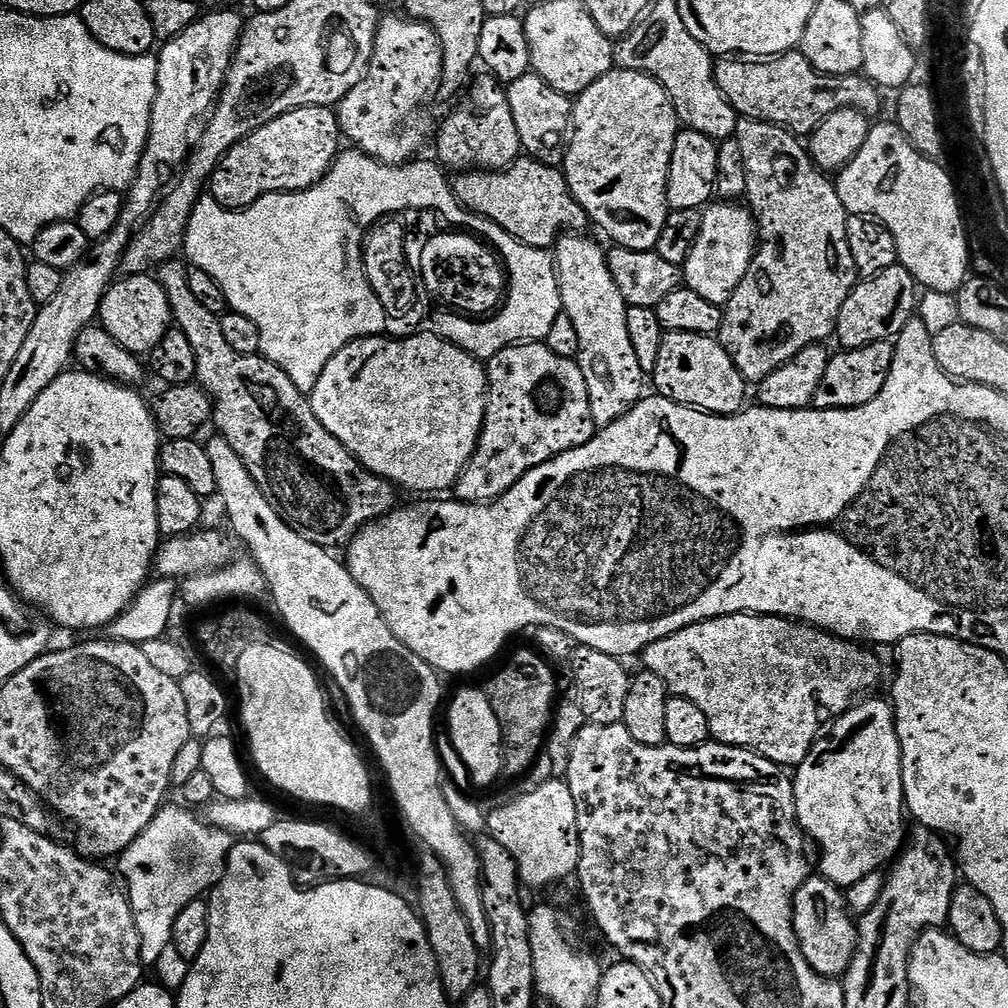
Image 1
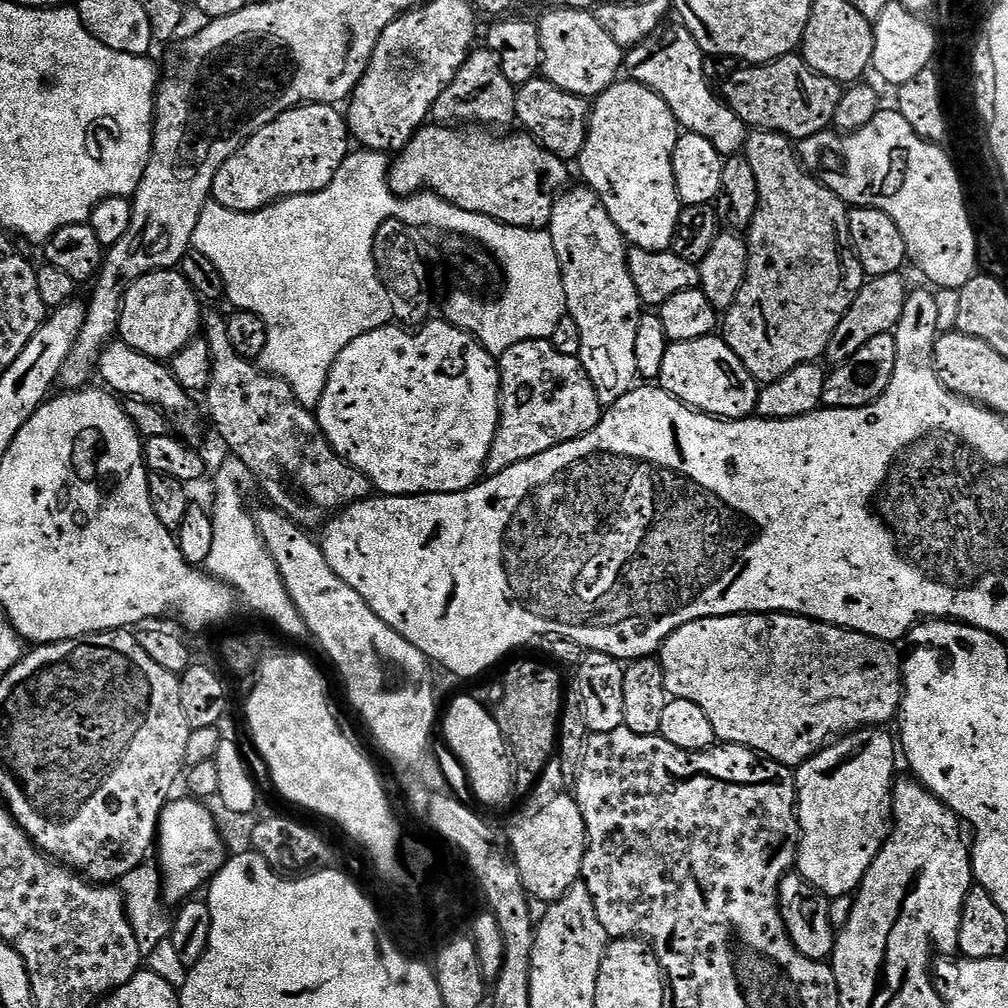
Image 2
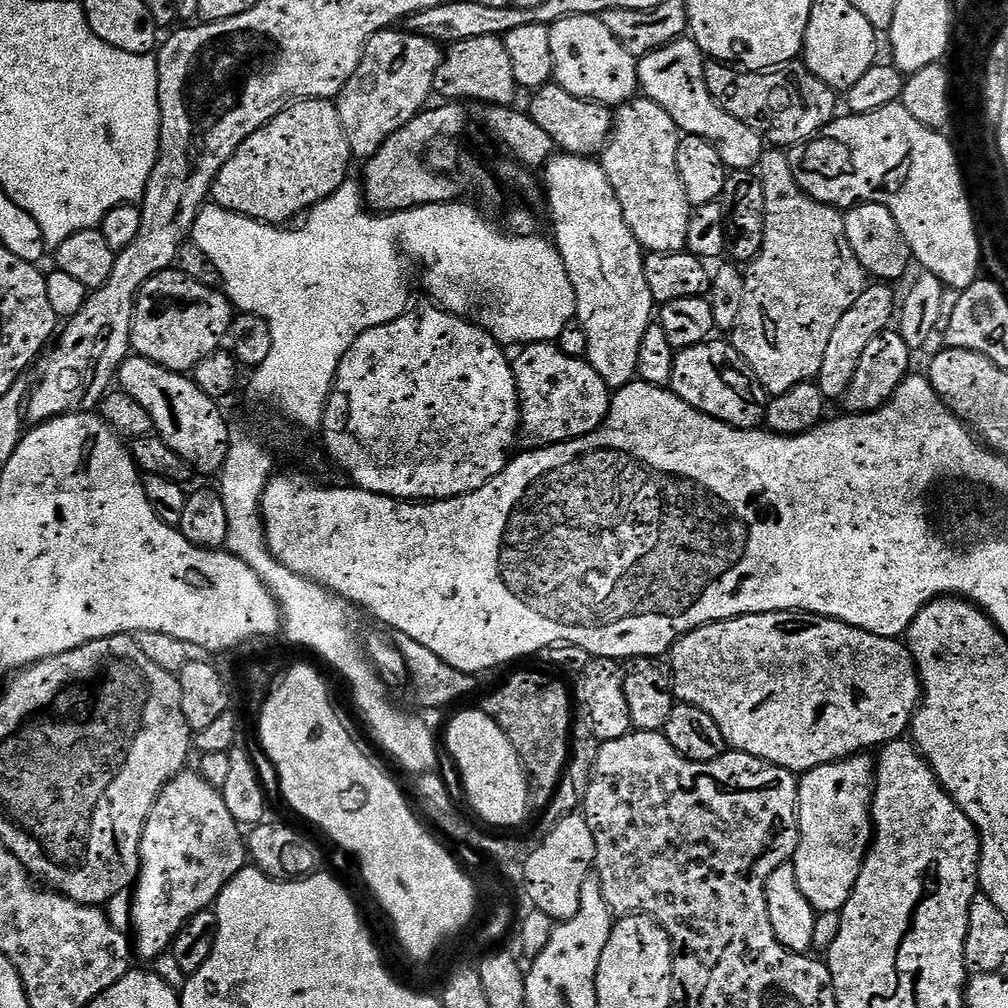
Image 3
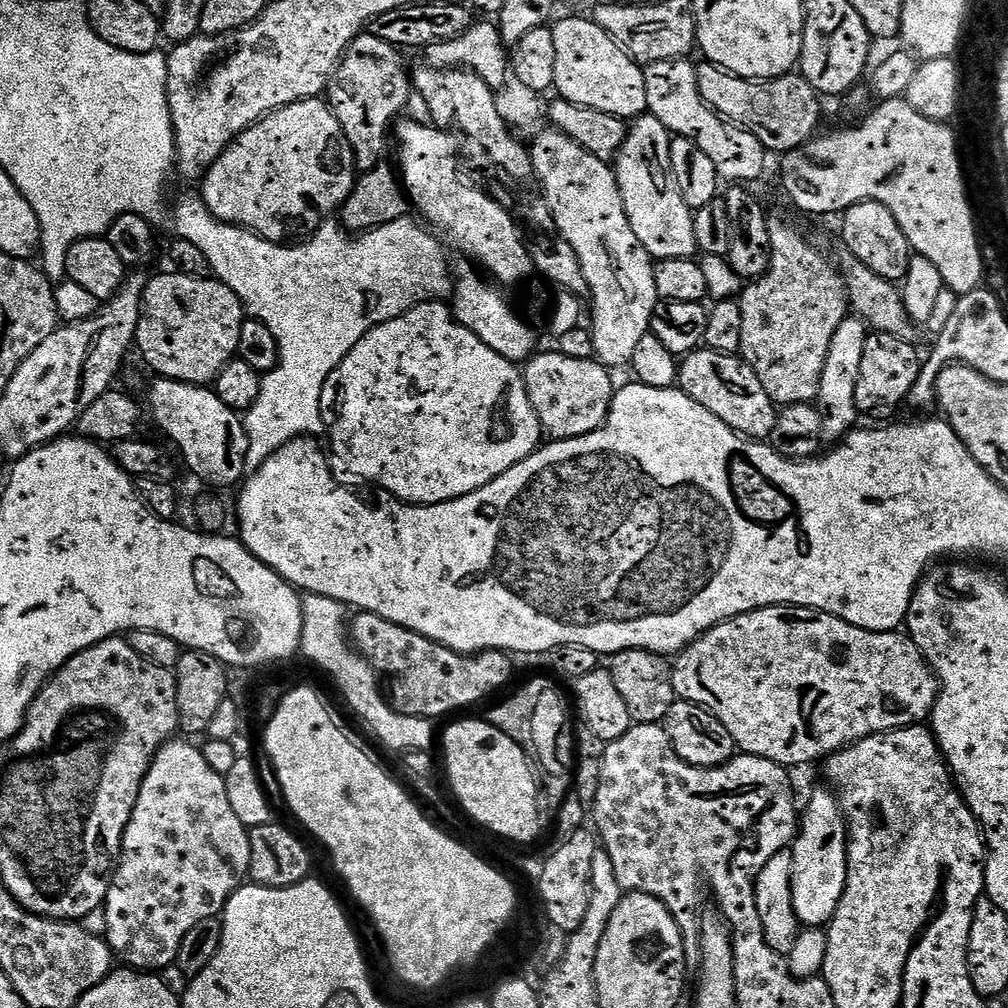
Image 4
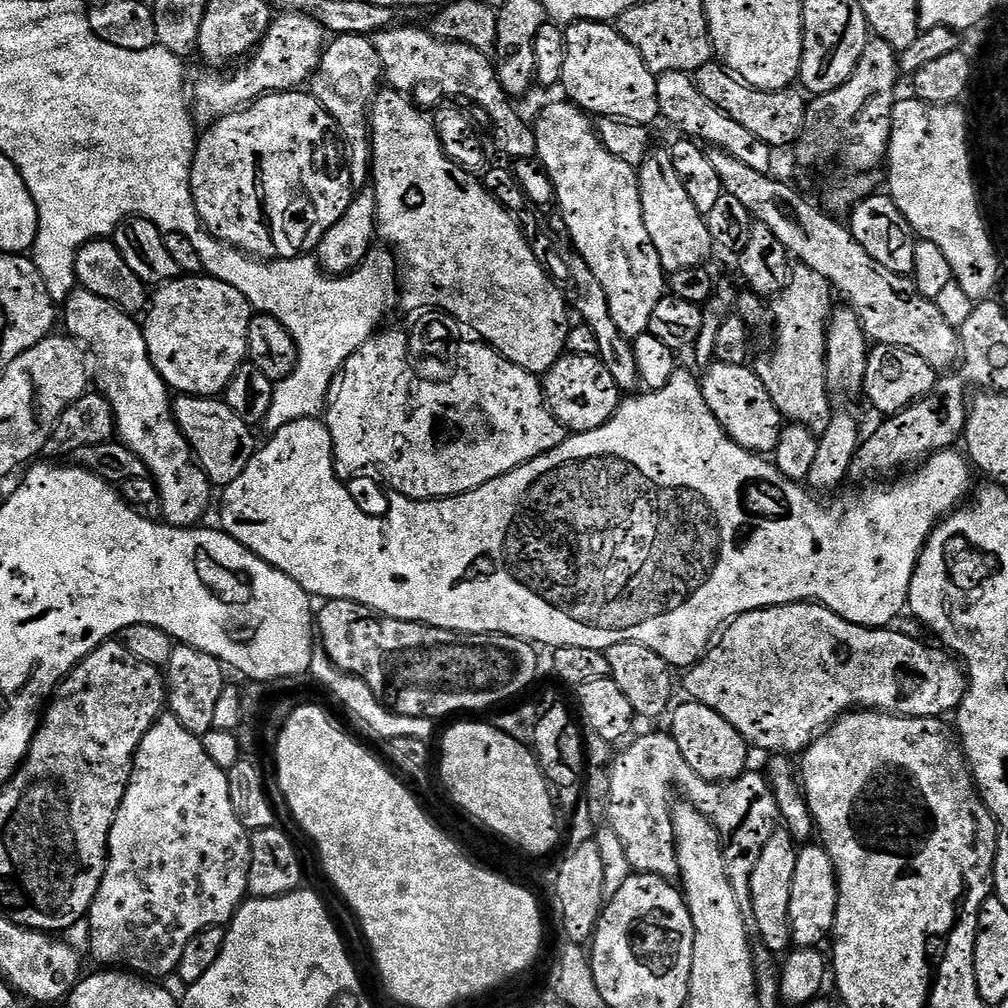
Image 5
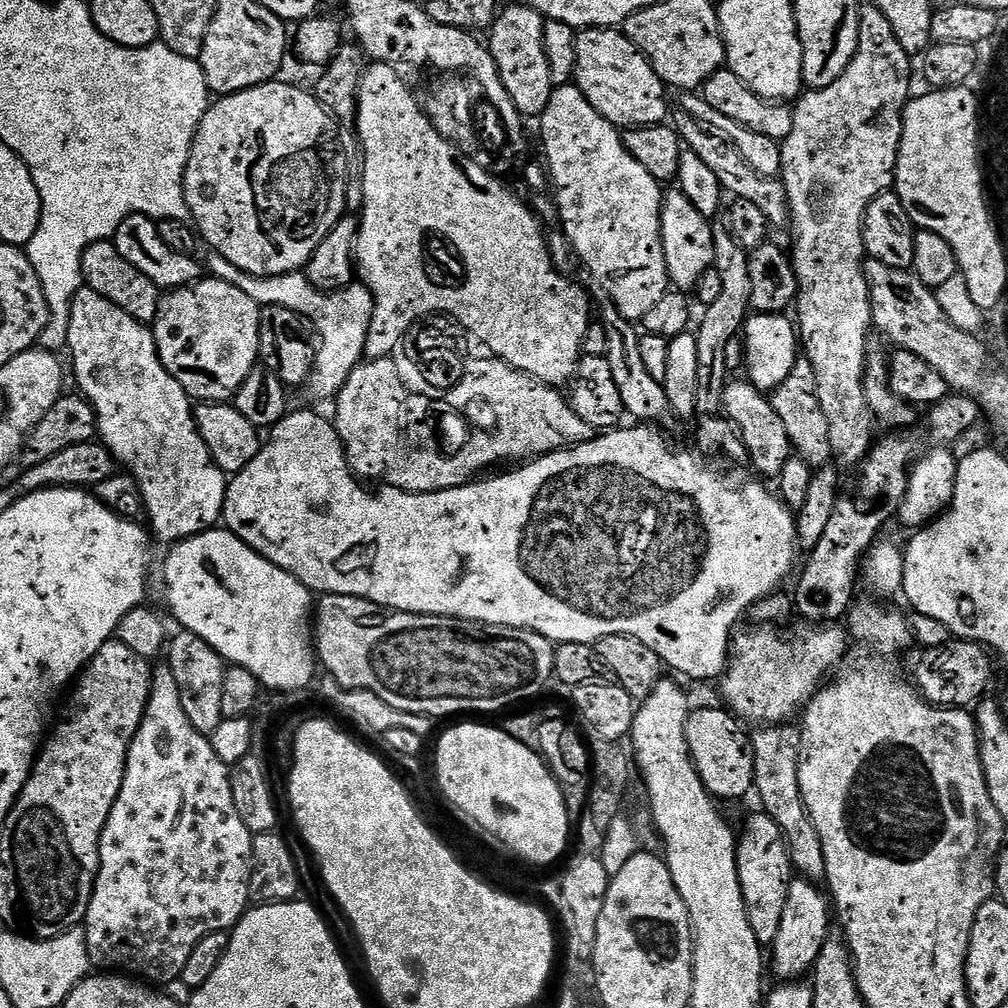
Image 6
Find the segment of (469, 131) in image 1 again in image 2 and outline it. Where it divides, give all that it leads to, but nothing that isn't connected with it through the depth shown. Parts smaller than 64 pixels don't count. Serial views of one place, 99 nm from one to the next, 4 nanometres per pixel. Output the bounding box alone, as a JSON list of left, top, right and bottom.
[431,50,517,130]

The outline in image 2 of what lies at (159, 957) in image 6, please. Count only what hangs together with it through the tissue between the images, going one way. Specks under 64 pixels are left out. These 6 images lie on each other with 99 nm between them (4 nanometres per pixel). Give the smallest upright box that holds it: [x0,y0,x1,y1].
[158,798,230,906]

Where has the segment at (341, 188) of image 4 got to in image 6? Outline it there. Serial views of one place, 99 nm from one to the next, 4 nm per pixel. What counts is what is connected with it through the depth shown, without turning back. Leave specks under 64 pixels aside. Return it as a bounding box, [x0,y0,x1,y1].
[184,83,346,276]

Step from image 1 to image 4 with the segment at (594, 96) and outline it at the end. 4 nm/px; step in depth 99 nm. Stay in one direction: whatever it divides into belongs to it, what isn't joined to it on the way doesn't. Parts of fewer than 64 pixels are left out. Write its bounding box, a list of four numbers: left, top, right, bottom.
[614,114,698,262]

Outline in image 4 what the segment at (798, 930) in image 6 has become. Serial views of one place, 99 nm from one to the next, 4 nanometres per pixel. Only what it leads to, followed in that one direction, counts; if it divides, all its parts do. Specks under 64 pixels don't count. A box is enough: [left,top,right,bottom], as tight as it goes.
[790,787,848,928]

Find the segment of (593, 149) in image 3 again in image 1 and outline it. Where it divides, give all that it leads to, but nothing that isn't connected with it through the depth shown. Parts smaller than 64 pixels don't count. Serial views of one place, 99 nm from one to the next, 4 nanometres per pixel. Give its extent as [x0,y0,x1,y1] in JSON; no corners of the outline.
[507,70,573,168]

